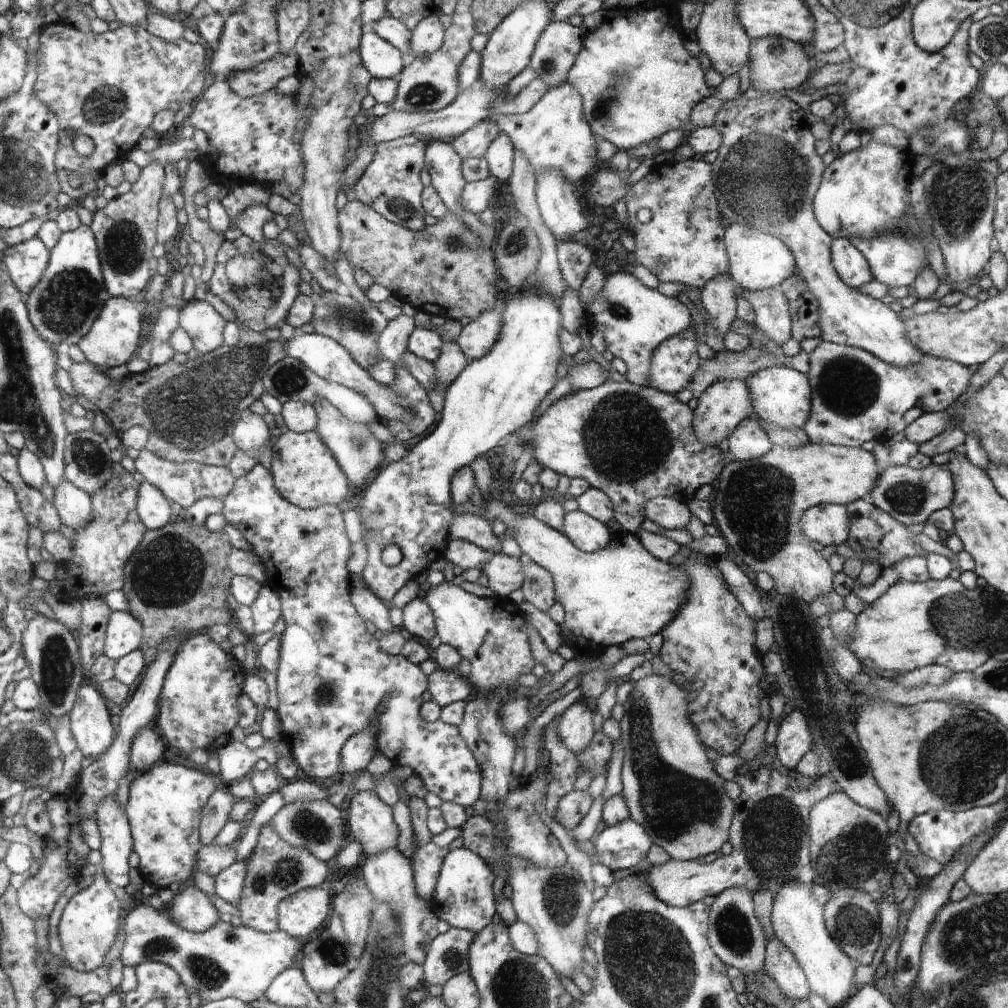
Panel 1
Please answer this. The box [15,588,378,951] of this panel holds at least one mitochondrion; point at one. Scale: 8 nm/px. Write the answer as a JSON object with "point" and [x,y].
{"point":[57,666]}

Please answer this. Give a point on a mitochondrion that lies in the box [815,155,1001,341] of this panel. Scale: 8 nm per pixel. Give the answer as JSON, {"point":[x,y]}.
{"point":[959,195]}

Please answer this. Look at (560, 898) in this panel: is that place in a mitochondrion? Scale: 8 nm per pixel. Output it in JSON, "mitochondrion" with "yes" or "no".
{"mitochondrion":"yes"}

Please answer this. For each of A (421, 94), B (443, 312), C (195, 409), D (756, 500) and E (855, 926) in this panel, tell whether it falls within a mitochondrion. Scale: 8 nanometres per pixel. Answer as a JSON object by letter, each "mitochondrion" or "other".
{"A":"mitochondrion","B":"other","C":"mitochondrion","D":"mitochondrion","E":"mitochondrion"}

